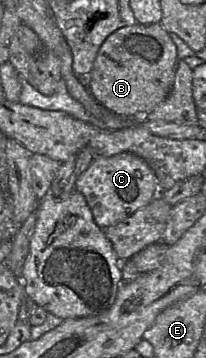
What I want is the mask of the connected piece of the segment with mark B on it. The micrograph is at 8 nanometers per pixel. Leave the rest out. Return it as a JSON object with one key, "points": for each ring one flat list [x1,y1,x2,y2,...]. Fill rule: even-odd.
{"points":[[159,23,119,28,99,48,86,85,93,97,120,117,145,116,170,93,178,63,177,48]]}

